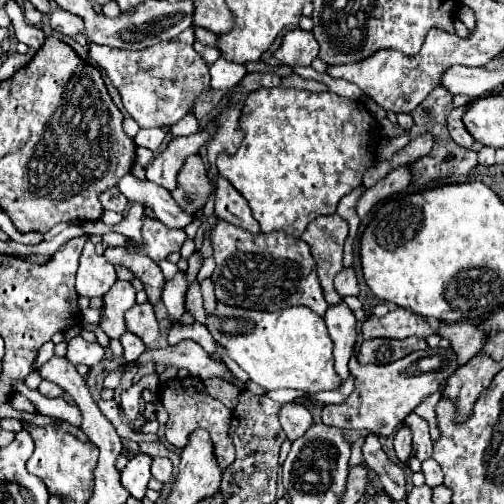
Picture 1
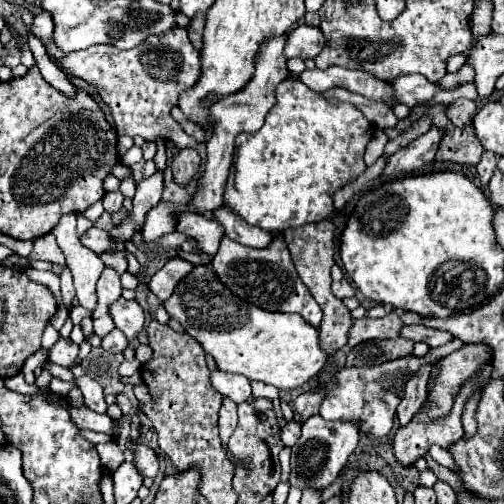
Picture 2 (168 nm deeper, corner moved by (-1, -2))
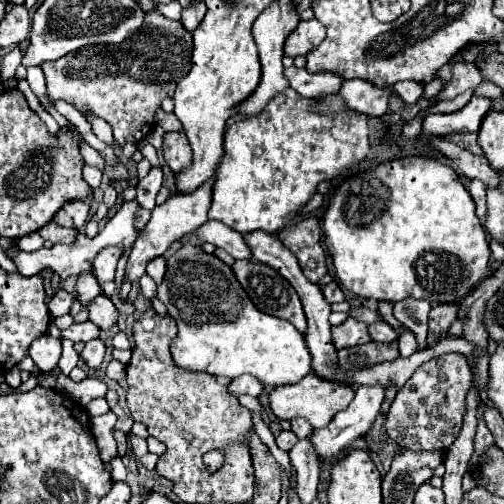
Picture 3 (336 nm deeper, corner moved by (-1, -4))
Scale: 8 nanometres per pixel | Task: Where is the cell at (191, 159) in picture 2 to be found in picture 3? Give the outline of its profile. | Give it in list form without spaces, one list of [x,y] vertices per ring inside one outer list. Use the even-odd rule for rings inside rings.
[[[170,131],[164,133],[164,143],[162,143],[162,153],[164,153],[164,161],[166,165],[178,173],[182,171],[182,167],[190,165],[190,143],[186,139],[184,131]]]

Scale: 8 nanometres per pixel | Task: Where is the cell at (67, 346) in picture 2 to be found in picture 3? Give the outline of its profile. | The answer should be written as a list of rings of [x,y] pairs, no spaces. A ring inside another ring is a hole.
[[[50,335],[38,337],[30,347],[28,347],[28,357],[32,357],[34,365],[40,371],[50,371],[62,355],[62,343],[60,339],[52,339]]]

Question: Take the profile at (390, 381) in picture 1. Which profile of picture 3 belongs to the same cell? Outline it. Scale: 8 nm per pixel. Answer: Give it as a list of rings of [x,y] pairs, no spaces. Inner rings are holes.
[[[308,373],[300,379],[300,383],[274,387],[268,395],[268,407],[274,413],[276,419],[294,419],[302,417],[306,419],[314,429],[322,429],[330,423],[330,419],[348,407],[348,403],[354,399],[354,391],[350,387],[344,387],[340,383],[324,383],[324,379],[316,379],[314,373]]]

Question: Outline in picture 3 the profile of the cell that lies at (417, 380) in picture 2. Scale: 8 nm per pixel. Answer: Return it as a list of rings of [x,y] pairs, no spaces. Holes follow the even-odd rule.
[[[442,303],[442,305],[436,305],[432,307],[430,311],[430,331],[434,331],[436,335],[442,335],[442,331],[448,331],[450,323],[458,317],[458,303]]]

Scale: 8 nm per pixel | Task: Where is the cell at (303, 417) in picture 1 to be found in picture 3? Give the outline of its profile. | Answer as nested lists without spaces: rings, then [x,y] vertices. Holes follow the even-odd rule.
[[[282,431],[278,437],[276,437],[276,445],[282,449],[282,451],[290,451],[294,445],[296,445],[298,437],[292,433],[292,431]]]

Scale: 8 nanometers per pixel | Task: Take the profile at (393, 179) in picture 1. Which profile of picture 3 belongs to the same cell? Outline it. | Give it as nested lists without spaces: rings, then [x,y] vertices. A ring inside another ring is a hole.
[[[474,95],[462,109],[454,113],[434,113],[426,115],[424,129],[420,139],[424,143],[430,141],[430,137],[438,135],[444,137],[448,133],[468,133],[478,131],[482,125],[482,119],[492,109],[492,99],[484,95]]]

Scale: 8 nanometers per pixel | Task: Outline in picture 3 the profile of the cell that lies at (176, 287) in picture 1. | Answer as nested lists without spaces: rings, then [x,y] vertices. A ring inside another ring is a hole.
[[[154,257],[146,265],[146,273],[154,279],[154,283],[160,283],[162,275],[164,275],[164,267],[166,267],[166,259],[164,257]]]

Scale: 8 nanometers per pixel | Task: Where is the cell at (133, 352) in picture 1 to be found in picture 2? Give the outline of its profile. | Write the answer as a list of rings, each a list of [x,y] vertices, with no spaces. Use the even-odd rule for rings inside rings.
[[[114,329],[102,339],[102,347],[106,351],[110,351],[110,353],[124,353],[124,349],[128,347],[128,339],[126,339],[126,335],[122,331]]]

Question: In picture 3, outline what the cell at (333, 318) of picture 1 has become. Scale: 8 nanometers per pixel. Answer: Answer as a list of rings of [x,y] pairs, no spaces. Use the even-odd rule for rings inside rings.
[[[292,419],[290,421],[290,431],[294,435],[298,435],[298,439],[306,439],[306,437],[310,437],[312,427],[310,427],[310,423],[306,423],[306,419]]]

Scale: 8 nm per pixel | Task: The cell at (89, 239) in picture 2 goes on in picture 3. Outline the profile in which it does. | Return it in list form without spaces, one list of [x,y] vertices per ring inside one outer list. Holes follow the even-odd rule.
[[[50,221],[48,225],[44,225],[38,233],[42,235],[42,239],[48,239],[52,243],[66,243],[66,245],[70,245],[76,239],[76,231],[58,227],[54,221]]]

